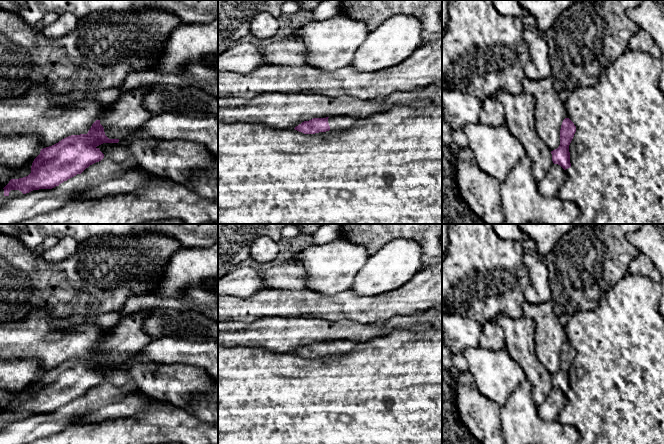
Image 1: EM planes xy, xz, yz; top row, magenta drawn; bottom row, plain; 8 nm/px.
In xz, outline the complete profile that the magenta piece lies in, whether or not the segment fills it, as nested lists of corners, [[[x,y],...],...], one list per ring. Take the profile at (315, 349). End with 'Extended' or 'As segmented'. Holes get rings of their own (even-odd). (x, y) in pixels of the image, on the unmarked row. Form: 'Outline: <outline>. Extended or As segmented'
Outline: [[[351,340],[313,342],[309,345],[302,346],[294,353],[304,358],[315,358],[329,354],[346,354],[360,345],[360,343]]]. Extended

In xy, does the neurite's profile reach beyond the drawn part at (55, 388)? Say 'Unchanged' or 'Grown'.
Grown

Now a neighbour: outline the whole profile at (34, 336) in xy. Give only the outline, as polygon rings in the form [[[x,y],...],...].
[[[36,308],[20,321],[0,323],[0,358],[36,358],[43,373],[68,360],[87,358],[92,348],[96,344],[101,344],[110,329],[103,329],[87,322],[56,329],[52,326],[56,318],[47,309]]]

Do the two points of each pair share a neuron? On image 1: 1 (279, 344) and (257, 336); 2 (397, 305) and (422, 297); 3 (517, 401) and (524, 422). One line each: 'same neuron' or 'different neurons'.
1: same neuron
2: same neuron
3: same neuron

